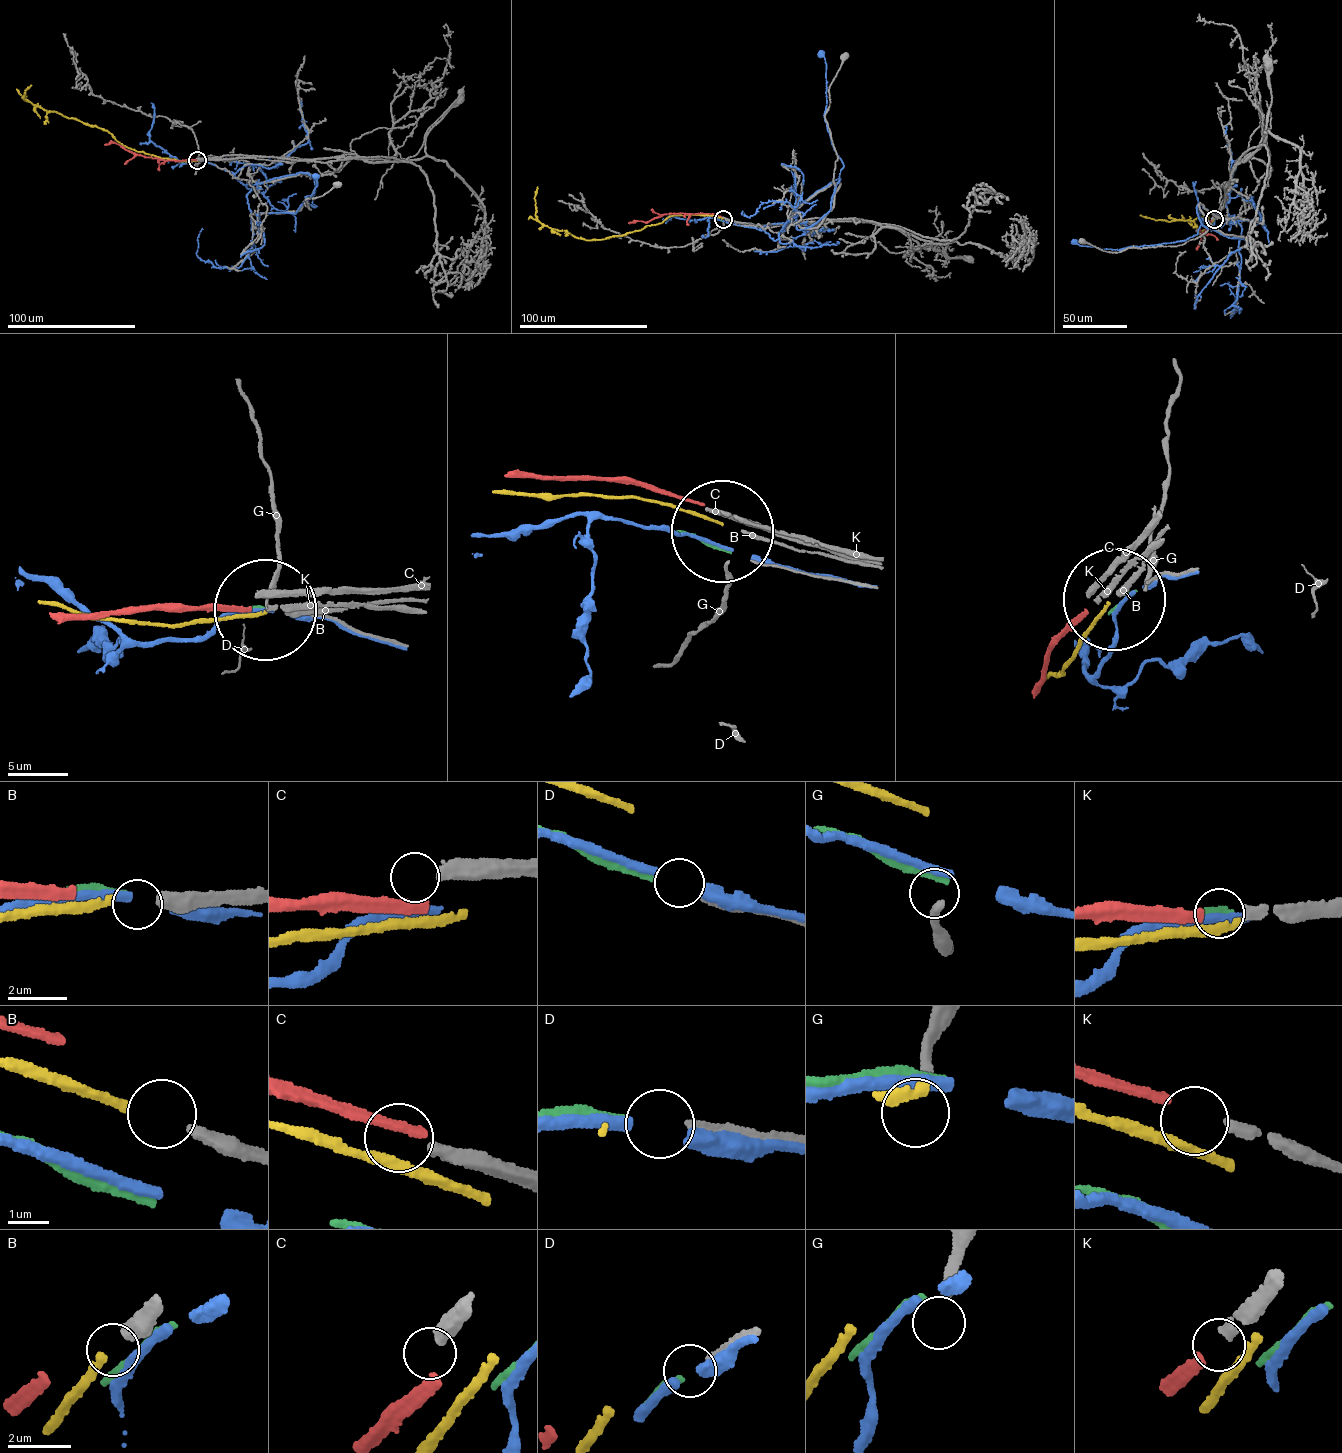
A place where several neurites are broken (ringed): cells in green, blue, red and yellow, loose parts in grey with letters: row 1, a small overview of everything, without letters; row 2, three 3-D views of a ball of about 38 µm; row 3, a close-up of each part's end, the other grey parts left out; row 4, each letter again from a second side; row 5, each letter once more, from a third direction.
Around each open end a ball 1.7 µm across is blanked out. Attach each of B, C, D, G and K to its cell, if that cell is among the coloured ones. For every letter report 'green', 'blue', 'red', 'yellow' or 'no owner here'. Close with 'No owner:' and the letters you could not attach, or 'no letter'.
B: yellow
C: no owner here
D: green
G: no owner here
K: red
No owner: C, G

